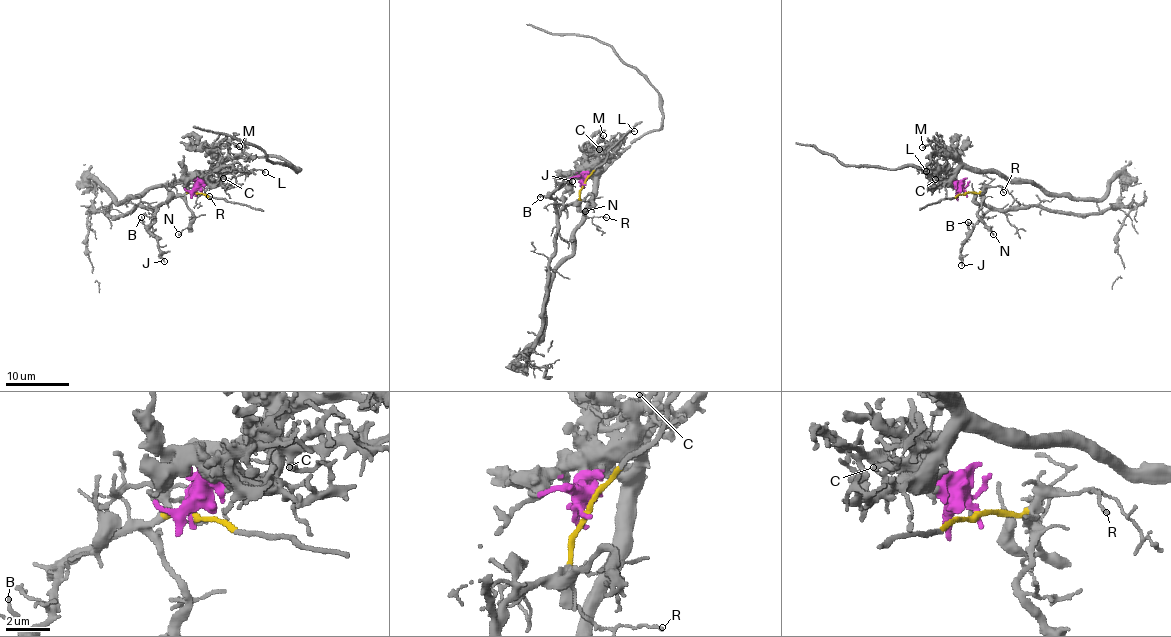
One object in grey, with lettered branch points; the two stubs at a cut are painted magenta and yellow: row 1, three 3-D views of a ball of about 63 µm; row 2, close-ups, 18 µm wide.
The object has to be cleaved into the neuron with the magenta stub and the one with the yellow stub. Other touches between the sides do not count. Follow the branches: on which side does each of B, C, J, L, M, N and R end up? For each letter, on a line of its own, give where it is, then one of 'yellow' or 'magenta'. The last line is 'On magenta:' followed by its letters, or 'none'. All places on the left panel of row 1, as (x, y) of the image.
B: (141, 217) | yellow
C: (223, 178) | magenta
J: (164, 261) | yellow
L: (265, 172) | magenta
M: (239, 146) | magenta
N: (178, 234) | yellow
R: (209, 196) | yellow
On magenta: C, L, M

